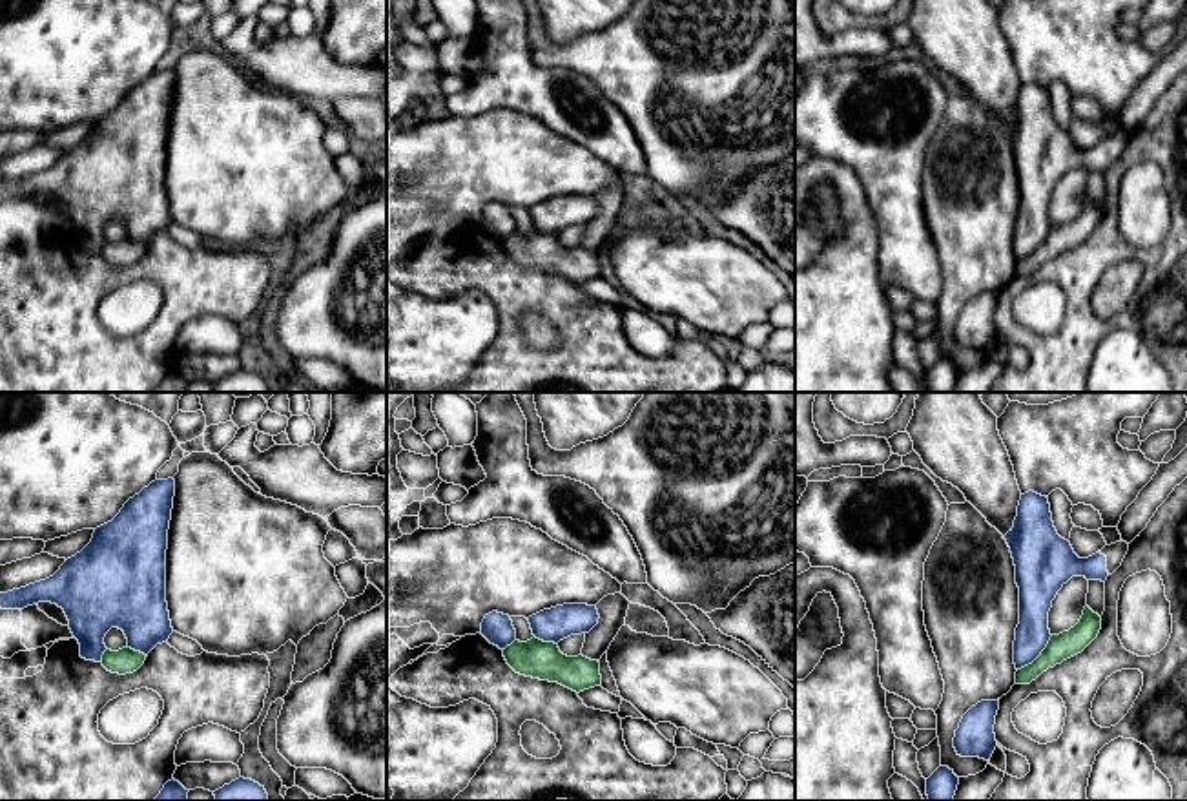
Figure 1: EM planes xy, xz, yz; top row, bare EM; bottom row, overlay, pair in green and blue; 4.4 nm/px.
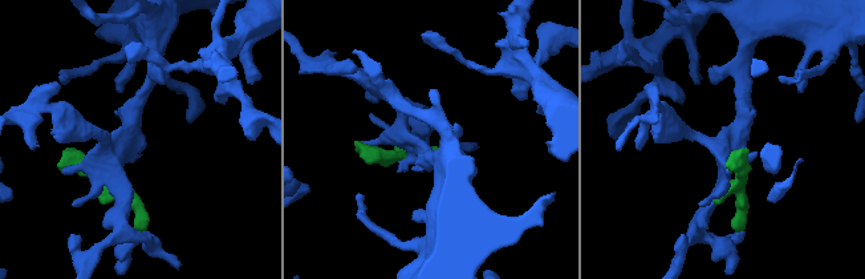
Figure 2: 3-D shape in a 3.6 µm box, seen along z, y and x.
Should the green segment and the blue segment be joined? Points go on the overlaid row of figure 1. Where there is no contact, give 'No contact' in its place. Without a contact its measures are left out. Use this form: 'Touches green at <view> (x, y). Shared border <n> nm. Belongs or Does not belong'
Touches green at yz (1040, 655). Shared border 220 nm. Does not belong

